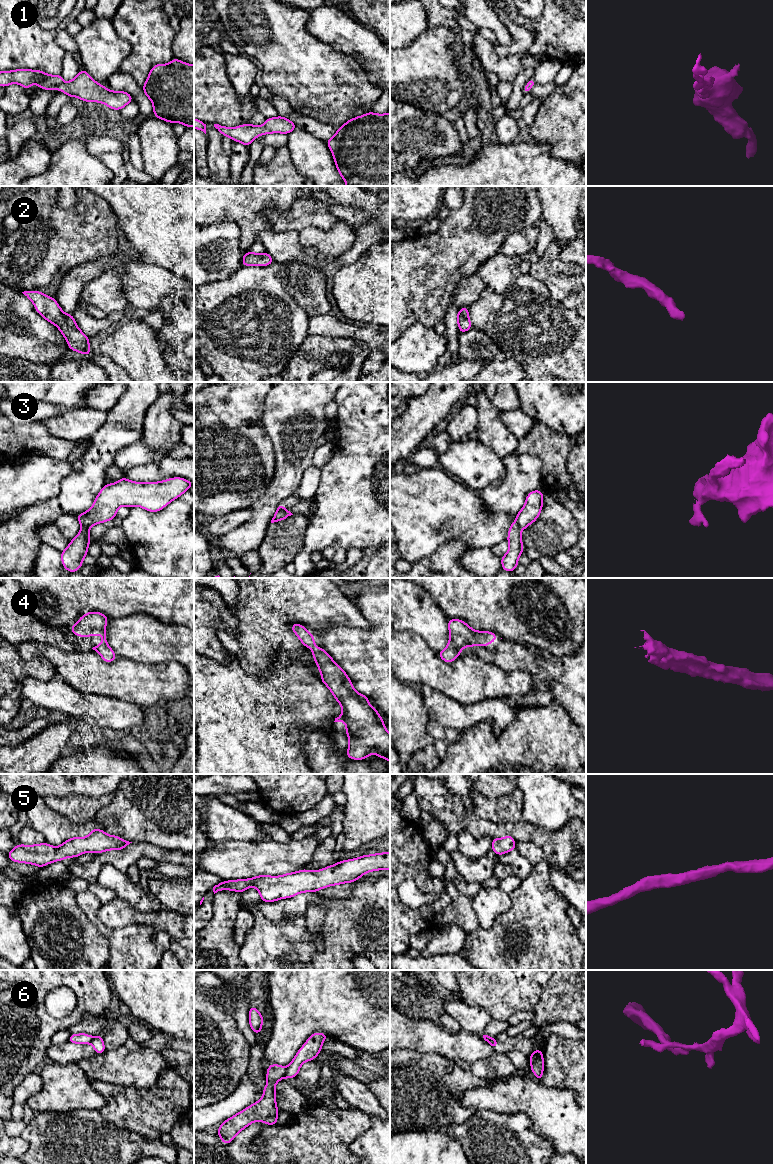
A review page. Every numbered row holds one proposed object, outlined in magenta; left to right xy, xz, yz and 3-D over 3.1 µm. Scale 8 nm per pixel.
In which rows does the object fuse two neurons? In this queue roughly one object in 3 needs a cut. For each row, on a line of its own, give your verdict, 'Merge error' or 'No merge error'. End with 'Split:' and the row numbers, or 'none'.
1: No merge error
2: No merge error
3: Merge error
4: No merge error
5: No merge error
6: Merge error
Split: 3, 6

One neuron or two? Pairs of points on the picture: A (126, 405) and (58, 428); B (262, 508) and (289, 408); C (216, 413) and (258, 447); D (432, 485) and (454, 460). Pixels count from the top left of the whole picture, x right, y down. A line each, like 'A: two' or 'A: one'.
A: two
B: one
C: one
D: two

